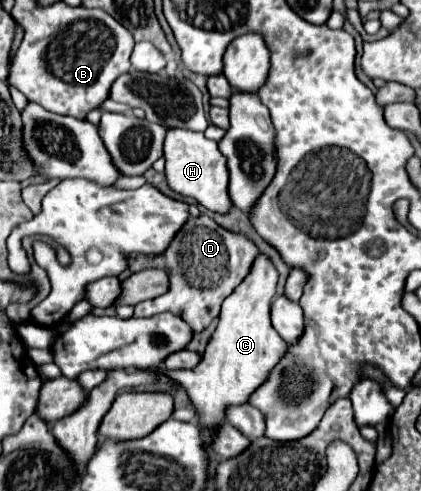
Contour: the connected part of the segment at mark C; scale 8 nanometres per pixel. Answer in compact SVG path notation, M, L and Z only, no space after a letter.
M263 252L257 254L247 278L225 298L219 314L219 324L201 356L201 362L191 370L165 370L169 378L183 384L191 402L195 404L199 424L205 432L211 432L225 420L225 408L229 404L245 404L249 394L265 382L269 370L279 362L285 352L285 342L271 326L269 306L275 296L279 272L271 258Z

